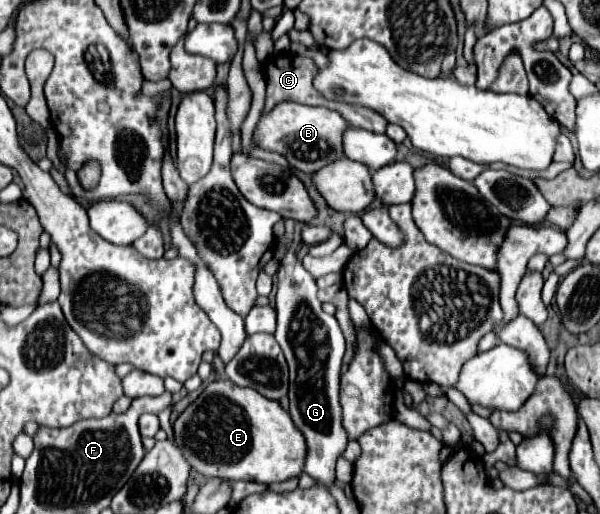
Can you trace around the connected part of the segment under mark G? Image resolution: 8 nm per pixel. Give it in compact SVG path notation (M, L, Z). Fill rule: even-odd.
M289 251L279 263L275 301L275 339L289 363L289 413L299 431L305 435L309 447L305 473L319 485L331 489L335 483L335 461L347 445L347 433L341 427L339 407L339 371L345 353L345 337L339 321L333 315L323 313L321 301L317 299L315 279L293 251Z

